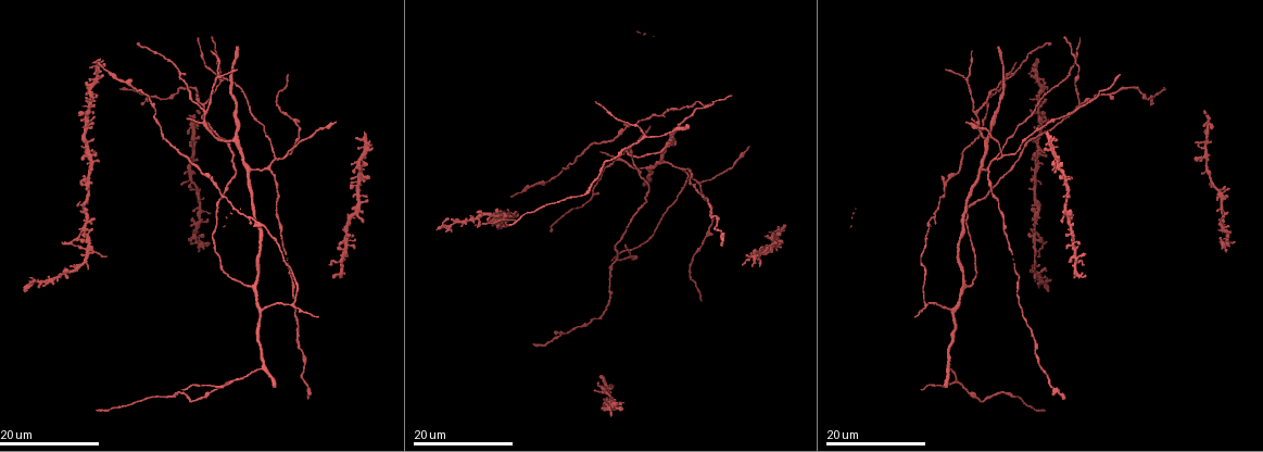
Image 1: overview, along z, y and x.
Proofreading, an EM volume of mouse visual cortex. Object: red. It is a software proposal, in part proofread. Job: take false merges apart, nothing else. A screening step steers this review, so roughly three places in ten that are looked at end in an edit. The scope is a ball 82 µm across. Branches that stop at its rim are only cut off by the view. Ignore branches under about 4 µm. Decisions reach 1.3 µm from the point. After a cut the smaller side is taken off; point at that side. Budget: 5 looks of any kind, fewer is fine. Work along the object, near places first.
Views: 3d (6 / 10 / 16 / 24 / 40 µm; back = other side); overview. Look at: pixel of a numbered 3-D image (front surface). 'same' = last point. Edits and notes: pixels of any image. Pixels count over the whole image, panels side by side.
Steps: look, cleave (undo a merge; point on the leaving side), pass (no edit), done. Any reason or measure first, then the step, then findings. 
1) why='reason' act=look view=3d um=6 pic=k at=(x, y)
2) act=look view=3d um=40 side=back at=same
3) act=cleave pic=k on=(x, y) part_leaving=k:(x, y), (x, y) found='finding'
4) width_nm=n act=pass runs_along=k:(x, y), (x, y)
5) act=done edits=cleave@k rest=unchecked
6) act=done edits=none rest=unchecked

why='branch point' act=look view=3d um=24 pic=1 at=(204, 114)

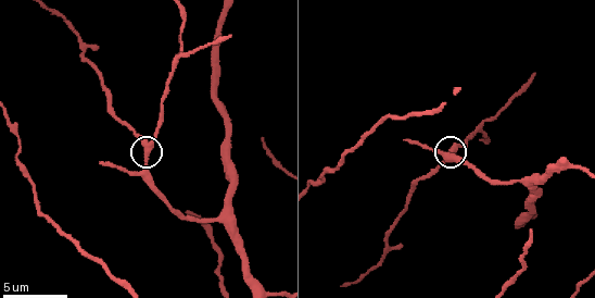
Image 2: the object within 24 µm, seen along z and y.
why='zoom in' act=look view=3d um=10 pic=2 at=(147, 146)

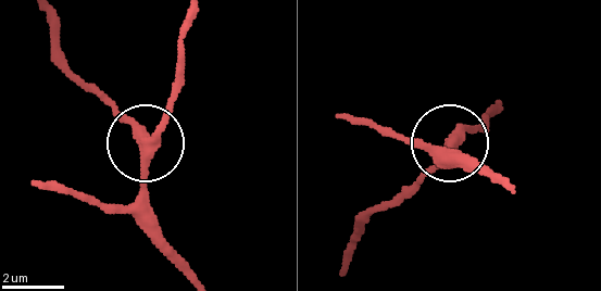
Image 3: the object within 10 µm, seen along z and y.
act=pass runs_along=3:(190, 273), (147, 194), (147, 148), (183, 80) found='all the same neuron'

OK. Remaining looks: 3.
act=look view=3d um=6 pic=2 at=(574, 165)

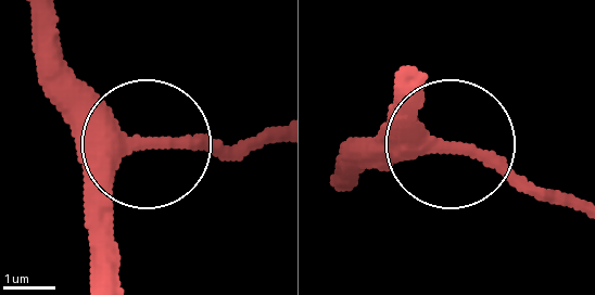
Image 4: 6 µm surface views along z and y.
why='from behind' act=look view=3d um=6 side=back pic=4 at=(449, 149)

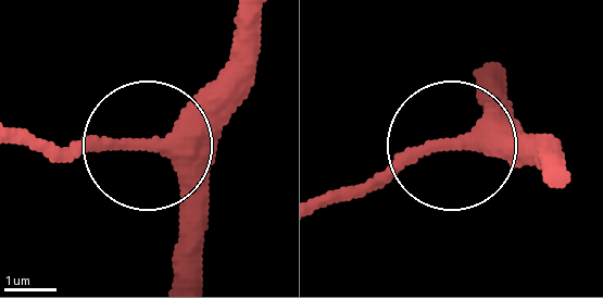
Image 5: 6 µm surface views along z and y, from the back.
act=pass runs_along=5:(489, 71), (489, 106), (459, 140), (550, 145) found='all the same neuron'

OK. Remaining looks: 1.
why='arms part here' act=look view=3d um=6 pic=2 at=(481, 128)

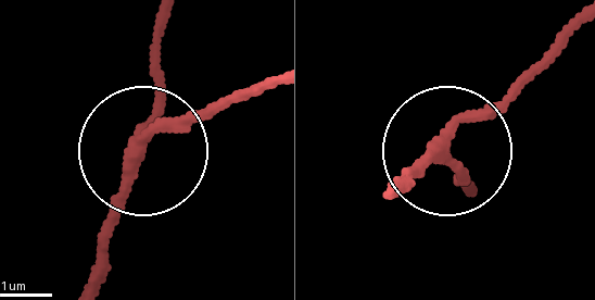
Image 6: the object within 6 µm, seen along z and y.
act=pass runs_along=6:(396, 195), (556, 47) found='one neuron here'

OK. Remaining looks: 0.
act=done edits=none rest=unchecked

